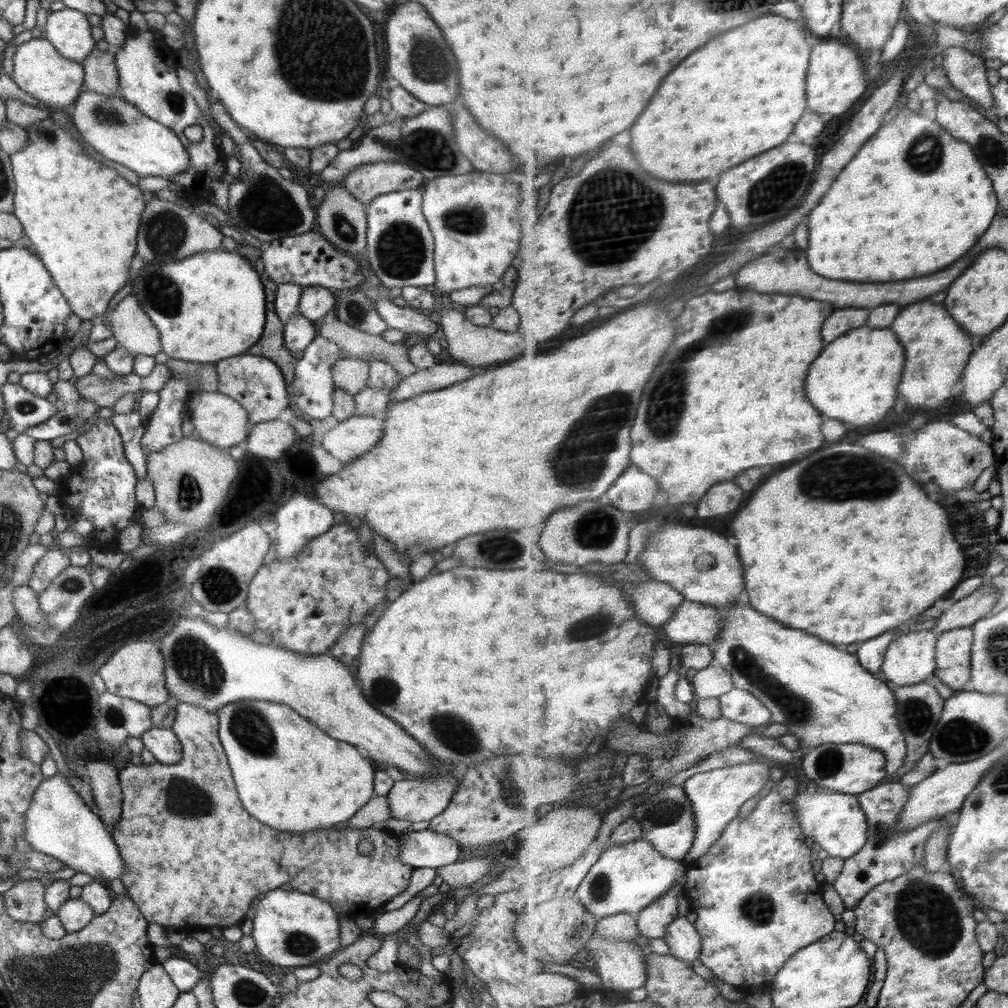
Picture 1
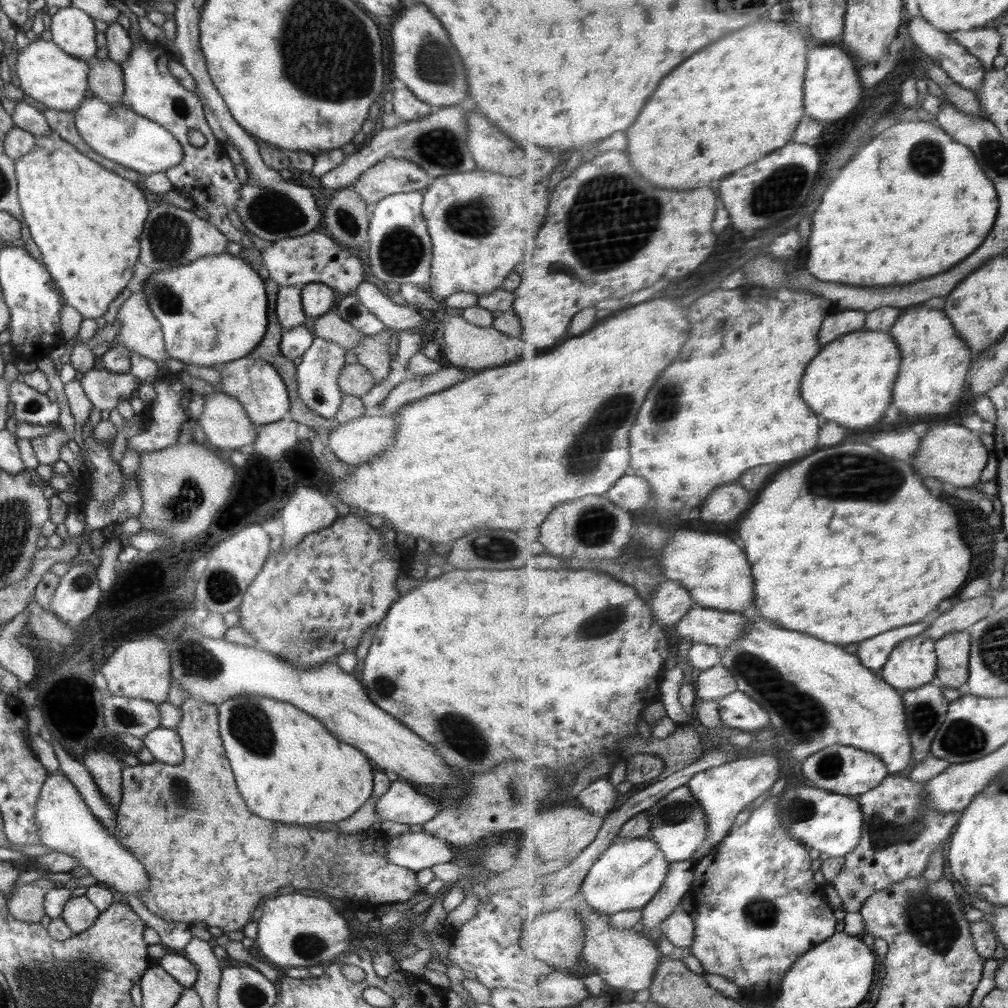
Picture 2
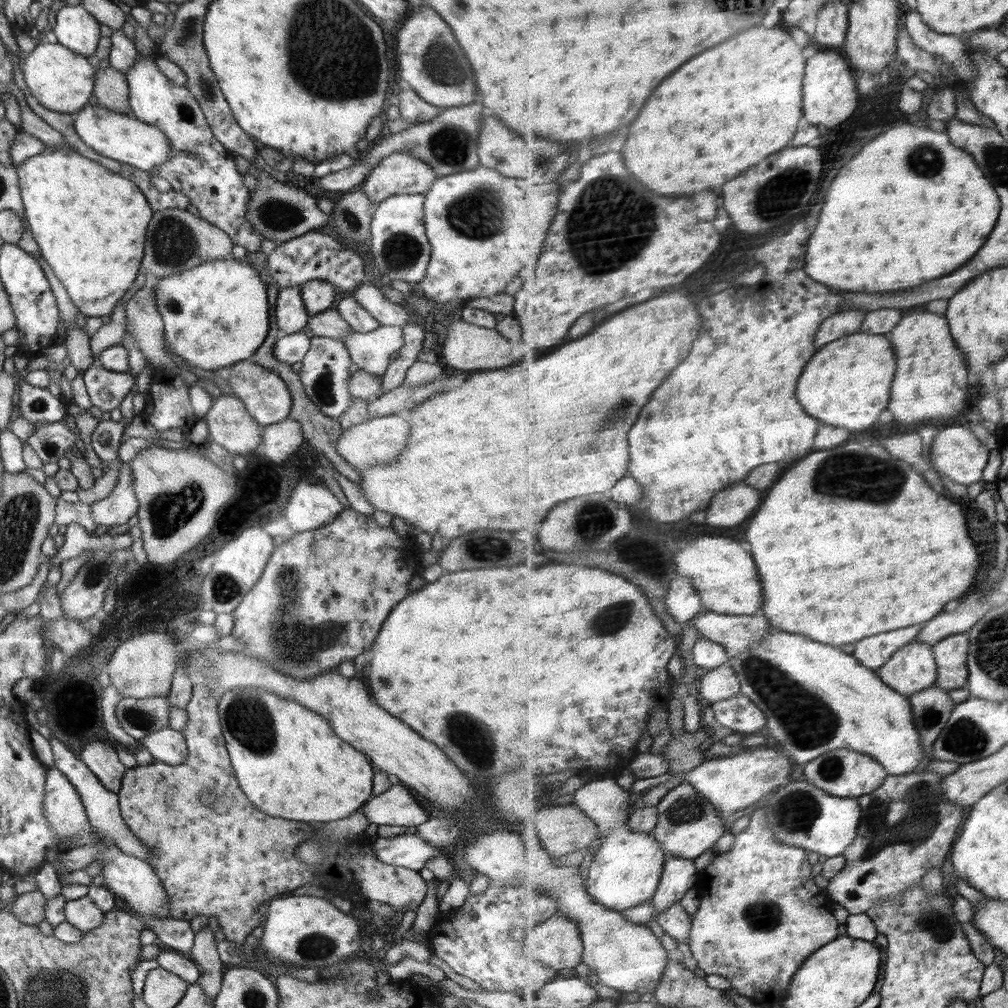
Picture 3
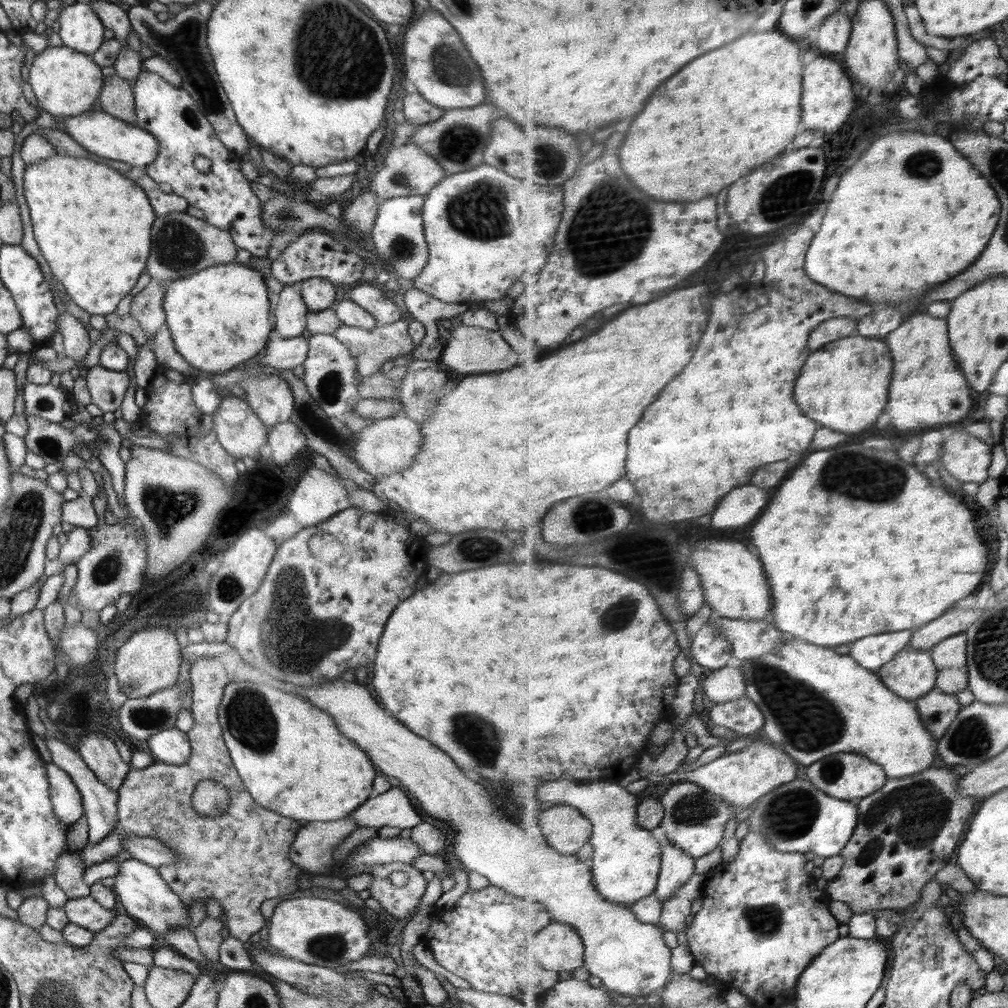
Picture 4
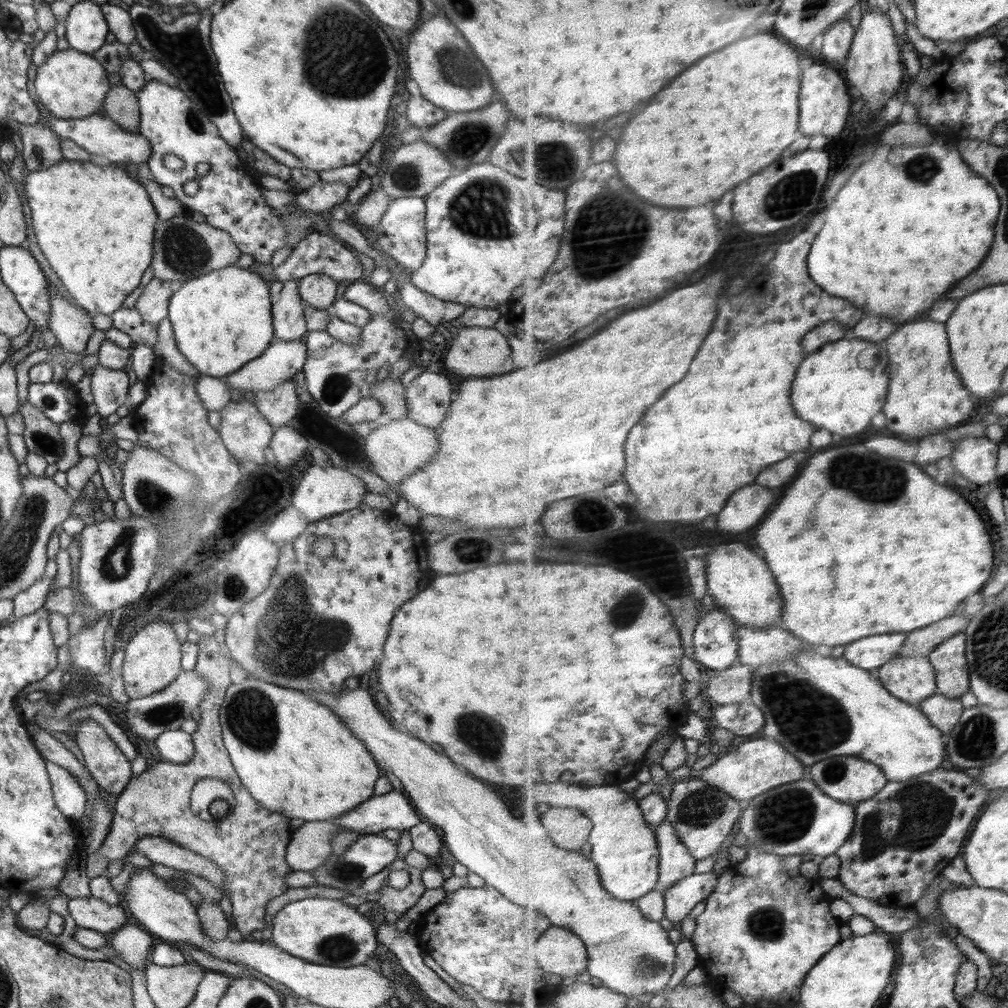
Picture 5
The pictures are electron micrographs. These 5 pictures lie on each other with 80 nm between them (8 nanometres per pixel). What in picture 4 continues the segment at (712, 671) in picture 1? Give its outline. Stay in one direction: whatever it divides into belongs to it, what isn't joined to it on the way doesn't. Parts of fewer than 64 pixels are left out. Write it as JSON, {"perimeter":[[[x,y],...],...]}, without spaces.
{"perimeter":[[[728,666],[713,671],[702,685],[702,692],[714,703],[728,703],[747,696],[748,683],[744,671]]]}

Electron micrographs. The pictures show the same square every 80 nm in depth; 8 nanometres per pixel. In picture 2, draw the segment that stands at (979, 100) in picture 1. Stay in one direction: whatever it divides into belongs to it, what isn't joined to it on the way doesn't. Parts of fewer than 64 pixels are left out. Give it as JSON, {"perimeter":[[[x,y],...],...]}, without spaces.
{"perimeter":[[[913,17],[908,29],[924,53],[938,58],[942,68],[957,84],[979,96],[987,72],[978,56],[971,54],[964,44],[952,39],[946,31],[938,30],[926,18]]]}

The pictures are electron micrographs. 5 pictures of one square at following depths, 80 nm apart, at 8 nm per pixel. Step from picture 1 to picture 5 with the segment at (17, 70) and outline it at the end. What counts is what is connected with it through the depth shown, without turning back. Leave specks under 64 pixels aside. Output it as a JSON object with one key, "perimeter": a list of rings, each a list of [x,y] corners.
{"perimeter":[[[73,48],[57,50],[42,66],[38,66],[34,90],[36,98],[54,117],[61,119],[86,118],[101,112],[110,90],[108,75],[92,55]]]}

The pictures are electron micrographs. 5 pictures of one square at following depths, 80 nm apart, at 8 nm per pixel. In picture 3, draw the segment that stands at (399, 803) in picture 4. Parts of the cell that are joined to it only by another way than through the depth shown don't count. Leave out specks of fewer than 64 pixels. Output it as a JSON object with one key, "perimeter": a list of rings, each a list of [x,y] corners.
{"perimeter":[[[400,782],[378,796],[371,797],[361,808],[372,824],[390,826],[418,826],[430,817]]]}

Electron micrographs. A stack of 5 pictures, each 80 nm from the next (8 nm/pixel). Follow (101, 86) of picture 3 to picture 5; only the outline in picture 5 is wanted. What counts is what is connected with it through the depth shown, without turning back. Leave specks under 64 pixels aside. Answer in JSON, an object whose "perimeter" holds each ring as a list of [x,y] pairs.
{"perimeter":[[[123,84],[111,86],[105,98],[103,112],[116,124],[130,132],[139,132],[140,113],[137,96]]]}

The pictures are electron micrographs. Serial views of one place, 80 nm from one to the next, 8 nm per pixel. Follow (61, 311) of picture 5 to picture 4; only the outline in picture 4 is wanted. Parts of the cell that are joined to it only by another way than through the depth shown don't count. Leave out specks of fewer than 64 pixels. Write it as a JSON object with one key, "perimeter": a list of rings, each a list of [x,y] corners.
{"perimeter":[[[65,311],[59,314],[57,316],[57,330],[62,334],[64,352],[66,356],[73,358],[80,367],[91,347],[88,331],[80,319],[74,317],[70,312]]]}

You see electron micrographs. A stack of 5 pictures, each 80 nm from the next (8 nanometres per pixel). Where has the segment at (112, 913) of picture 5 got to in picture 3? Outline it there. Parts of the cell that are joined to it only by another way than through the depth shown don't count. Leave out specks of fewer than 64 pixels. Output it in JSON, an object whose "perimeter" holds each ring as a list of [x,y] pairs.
{"perimeter":[[[88,896],[66,901],[64,908],[65,921],[79,928],[83,933],[100,926],[105,913],[94,903]]]}

